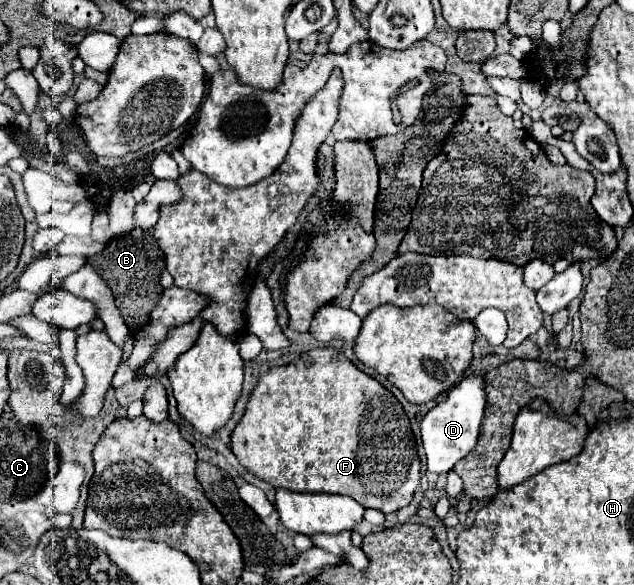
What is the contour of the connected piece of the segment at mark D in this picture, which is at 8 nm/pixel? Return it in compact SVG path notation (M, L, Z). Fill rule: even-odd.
M467 373L443 395L433 409L421 421L421 441L427 455L427 471L431 473L449 473L457 461L461 461L467 453L471 453L479 441L479 429L483 421L483 413L487 407L485 393L485 375L483 373Z

